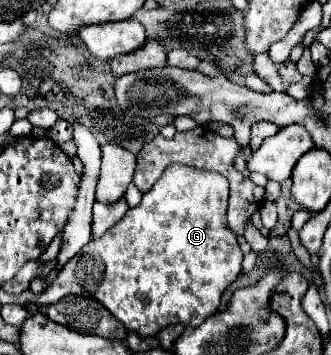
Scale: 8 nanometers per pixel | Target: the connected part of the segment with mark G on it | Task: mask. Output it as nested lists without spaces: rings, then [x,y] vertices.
[[[171,164],[153,184],[153,188],[143,194],[141,204],[127,210],[127,214],[113,228],[109,228],[101,240],[91,240],[87,246],[83,246],[83,252],[69,260],[69,264],[43,294],[31,294],[25,290],[21,292],[21,298],[25,302],[35,300],[35,304],[45,306],[61,300],[67,294],[83,292],[99,300],[117,320],[123,320],[127,330],[133,330],[143,338],[155,336],[169,324],[181,322],[185,326],[199,326],[219,310],[221,294],[241,274],[243,252],[237,244],[235,232],[231,232],[225,222],[227,198],[227,178],[215,172]]]

